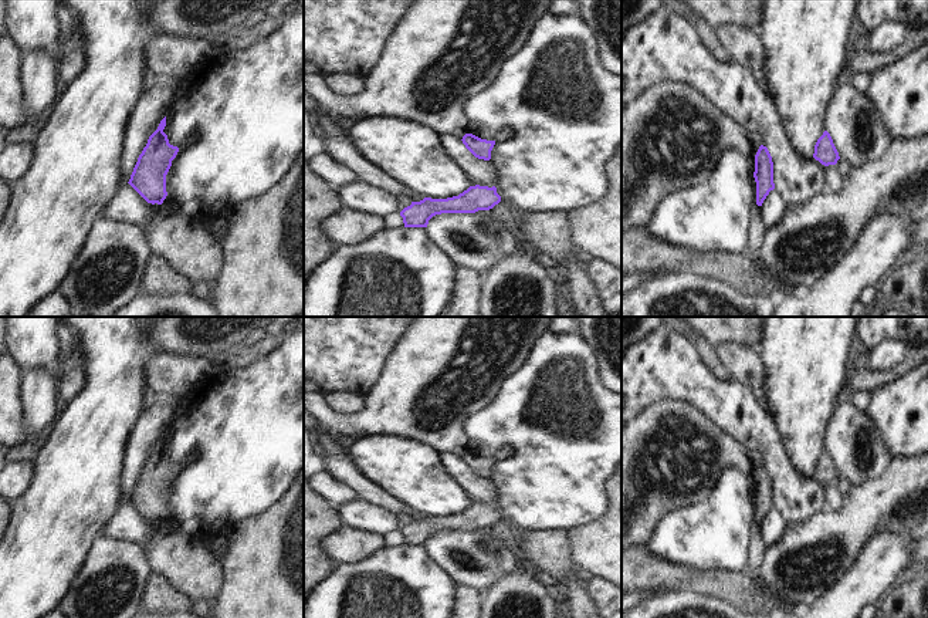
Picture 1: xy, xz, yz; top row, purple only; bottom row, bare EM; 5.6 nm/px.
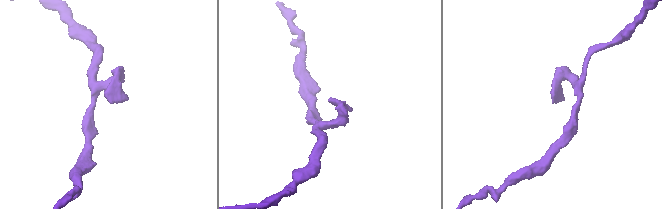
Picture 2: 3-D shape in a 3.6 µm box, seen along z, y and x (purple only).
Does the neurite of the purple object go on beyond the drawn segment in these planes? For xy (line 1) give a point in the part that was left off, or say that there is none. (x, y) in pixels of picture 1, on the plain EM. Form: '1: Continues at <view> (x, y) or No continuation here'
1: No continuation here

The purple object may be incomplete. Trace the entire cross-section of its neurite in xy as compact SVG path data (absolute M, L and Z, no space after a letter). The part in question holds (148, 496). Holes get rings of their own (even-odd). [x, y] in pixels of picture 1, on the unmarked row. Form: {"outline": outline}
{"outline": "M166 435L149 455L128 500L152 523L162 523L166 517L166 493L179 470L177 465L169 462L167 453L163 450L165 445Z"}

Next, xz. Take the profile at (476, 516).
{"outline": "M470 504L458 514L447 517L424 516L420 520L411 520L400 530L404 546L427 546L429 538L441 531L475 531L490 528L501 520L497 506Z"}

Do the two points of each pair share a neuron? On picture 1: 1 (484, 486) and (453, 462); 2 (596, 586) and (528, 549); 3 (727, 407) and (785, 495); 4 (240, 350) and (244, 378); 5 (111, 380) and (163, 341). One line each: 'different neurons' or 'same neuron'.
1: same neuron
2: different neurons
3: same neuron
4: different neurons
5: different neurons

